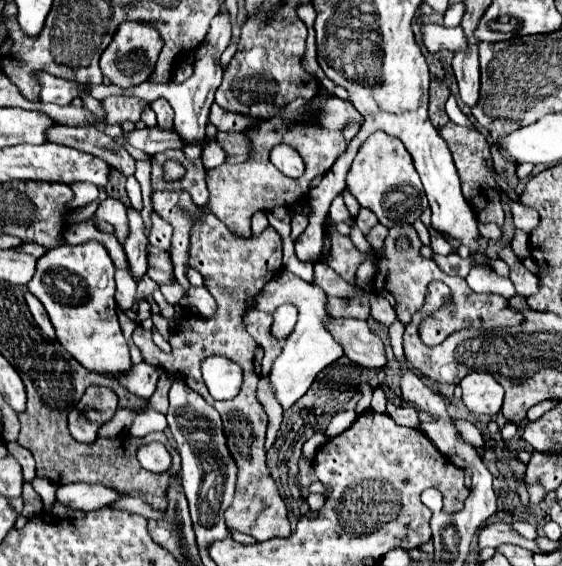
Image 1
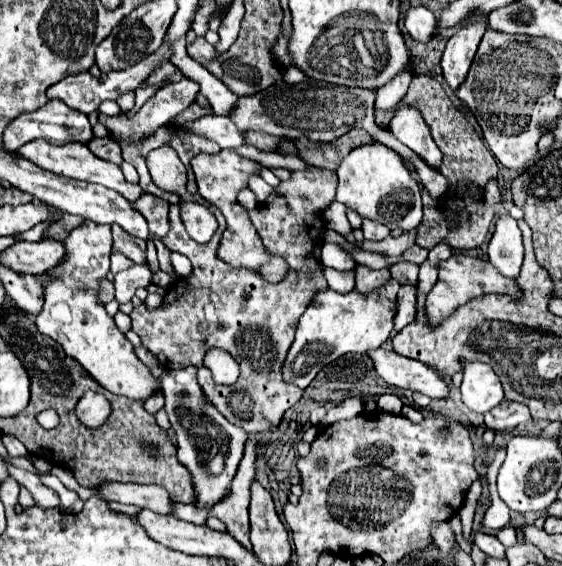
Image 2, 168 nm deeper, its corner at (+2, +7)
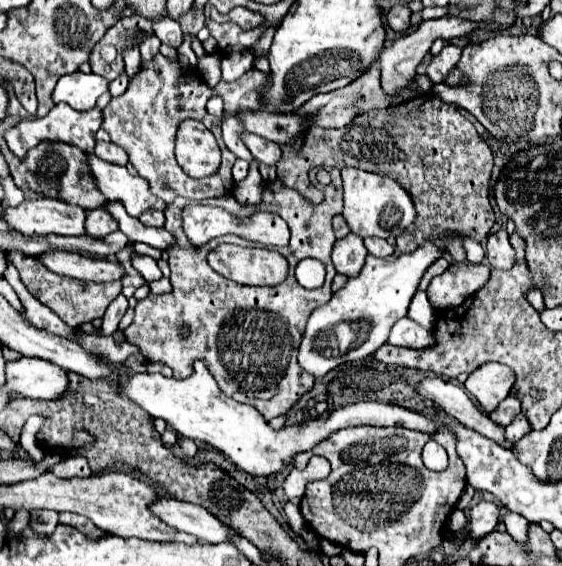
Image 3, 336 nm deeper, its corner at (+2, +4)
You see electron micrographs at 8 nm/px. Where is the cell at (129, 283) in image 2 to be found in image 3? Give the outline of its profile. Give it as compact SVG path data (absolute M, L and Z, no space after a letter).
M120 293L108 307L108 311L104 313L104 323L102 323L102 335L112 335L118 329L118 323L122 319L122 315L128 309L128 299Z

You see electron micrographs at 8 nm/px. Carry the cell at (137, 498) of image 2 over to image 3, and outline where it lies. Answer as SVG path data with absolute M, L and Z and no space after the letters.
M172 497L156 499L156 503L152 503L152 513L170 527L198 537L202 543L222 543L230 531L230 527L220 523L204 507Z

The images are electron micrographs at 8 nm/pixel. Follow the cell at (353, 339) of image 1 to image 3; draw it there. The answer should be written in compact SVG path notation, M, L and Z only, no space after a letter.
M424 377L416 383L416 391L420 397L434 401L436 407L446 411L450 417L454 417L468 429L494 439L502 447L512 447L510 443L504 443L504 427L492 423L490 417L472 403L468 393L460 385L444 381L442 377Z

